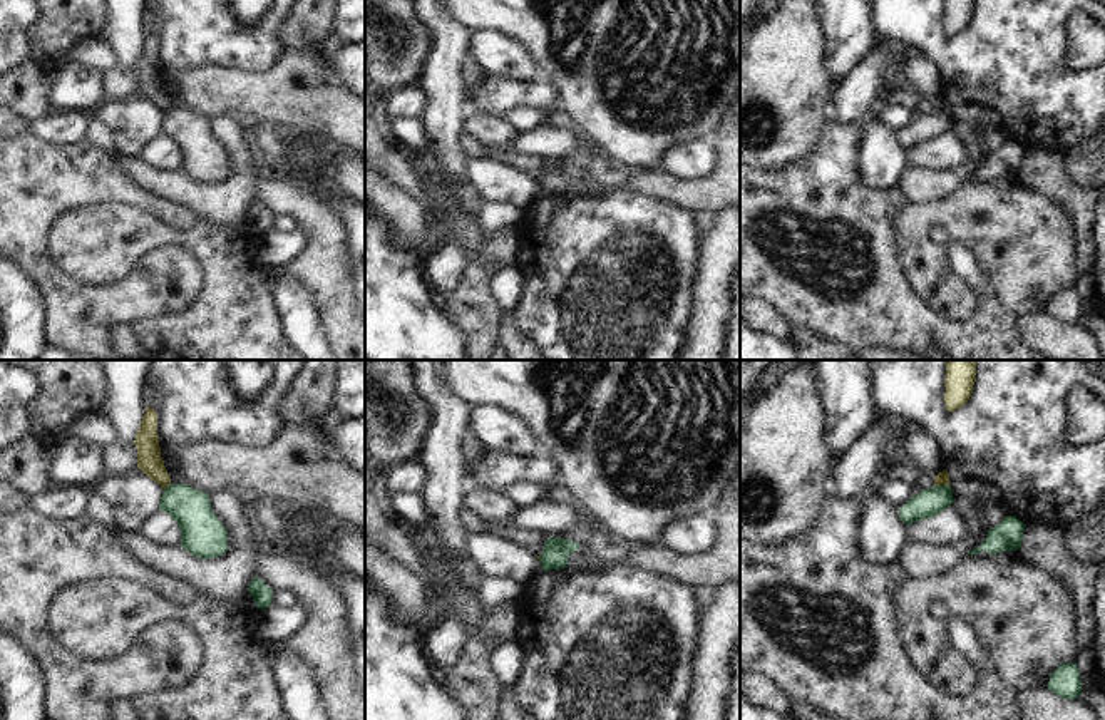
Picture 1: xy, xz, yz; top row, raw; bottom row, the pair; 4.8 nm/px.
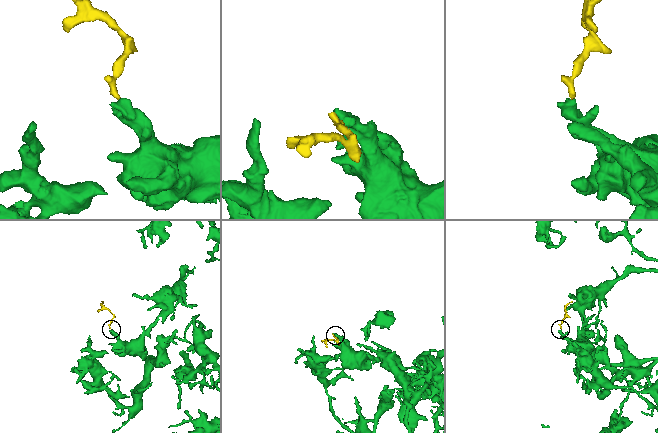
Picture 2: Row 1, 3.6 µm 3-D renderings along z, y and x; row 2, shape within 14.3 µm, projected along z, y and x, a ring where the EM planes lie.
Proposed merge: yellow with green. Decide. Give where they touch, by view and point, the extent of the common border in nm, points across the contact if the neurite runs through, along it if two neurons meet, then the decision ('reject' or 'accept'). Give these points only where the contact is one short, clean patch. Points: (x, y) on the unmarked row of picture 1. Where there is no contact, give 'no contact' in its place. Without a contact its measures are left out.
meets yellow in yz at (943, 109); contact 60 nm long; border along yz (936, 109), (948, 111); reject

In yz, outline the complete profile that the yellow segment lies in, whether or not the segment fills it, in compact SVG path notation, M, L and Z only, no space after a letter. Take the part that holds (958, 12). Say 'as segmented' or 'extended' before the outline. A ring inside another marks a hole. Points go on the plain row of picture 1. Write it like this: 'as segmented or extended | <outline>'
as segmented | M946 0L944 28L948 37L961 33L973 18L976 0Z

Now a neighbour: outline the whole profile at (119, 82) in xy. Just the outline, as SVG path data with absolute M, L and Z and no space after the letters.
M121 64L104 69L100 80L105 100L134 99L137 94L137 72Z

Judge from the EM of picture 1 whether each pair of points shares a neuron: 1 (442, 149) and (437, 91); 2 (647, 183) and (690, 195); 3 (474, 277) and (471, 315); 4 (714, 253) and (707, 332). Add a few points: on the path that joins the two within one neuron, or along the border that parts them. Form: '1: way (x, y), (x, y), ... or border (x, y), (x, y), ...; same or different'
1: way (442, 134), (442, 106); same
2: way (657, 185), (680, 193); same
3: way (474, 287), (474, 305); same
4: way (714, 273), (710, 312); same

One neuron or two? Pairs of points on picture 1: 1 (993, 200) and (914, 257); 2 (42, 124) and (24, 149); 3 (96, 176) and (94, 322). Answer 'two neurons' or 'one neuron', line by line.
1: one neuron
2: two neurons
3: one neuron

